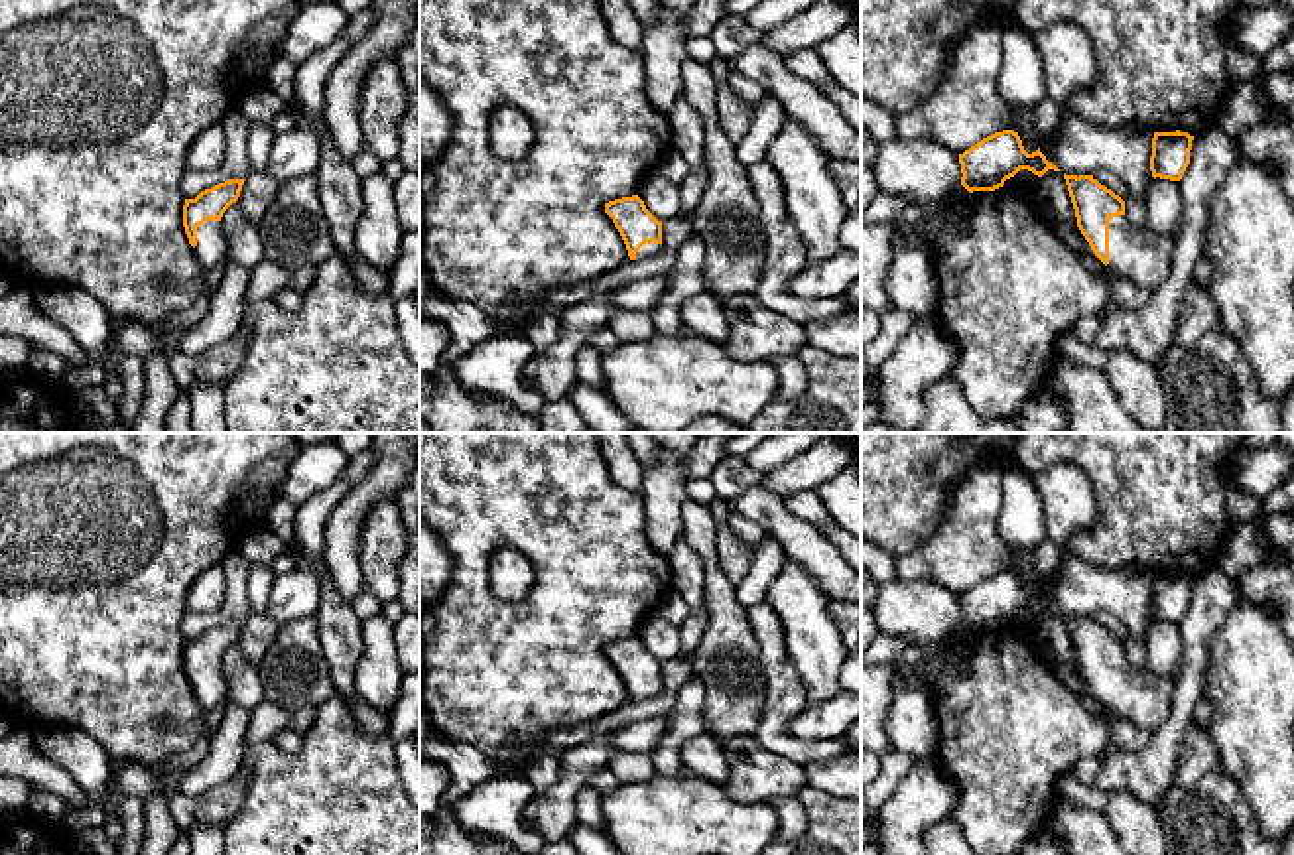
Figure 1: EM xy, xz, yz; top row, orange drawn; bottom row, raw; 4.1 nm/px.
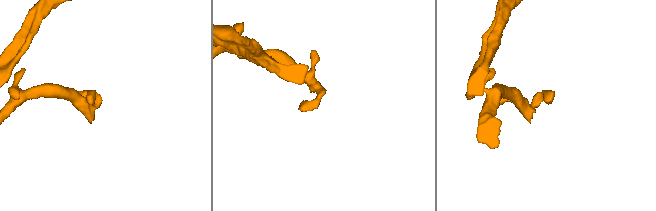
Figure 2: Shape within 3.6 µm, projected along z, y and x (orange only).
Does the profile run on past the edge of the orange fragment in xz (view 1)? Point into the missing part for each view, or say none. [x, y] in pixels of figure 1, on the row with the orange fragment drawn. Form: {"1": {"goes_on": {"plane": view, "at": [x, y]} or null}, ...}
{"1": {"goes_on": {"plane": "xz", "at": [648, 249]}}}

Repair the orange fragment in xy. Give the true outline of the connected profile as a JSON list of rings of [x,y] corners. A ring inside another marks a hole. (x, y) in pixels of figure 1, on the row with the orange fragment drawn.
[[[252,171],[246,179],[230,179],[185,199],[183,227],[205,270],[228,262],[228,246],[221,217],[238,203],[248,223],[258,225],[280,183],[268,171]]]

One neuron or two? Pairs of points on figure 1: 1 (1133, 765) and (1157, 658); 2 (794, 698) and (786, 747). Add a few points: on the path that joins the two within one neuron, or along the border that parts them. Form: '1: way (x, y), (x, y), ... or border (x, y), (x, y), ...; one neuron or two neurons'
1: border (1180, 625), (1180, 666), (1176, 670); two neurons
2: way (782, 710), (776, 716), (776, 735); one neuron

